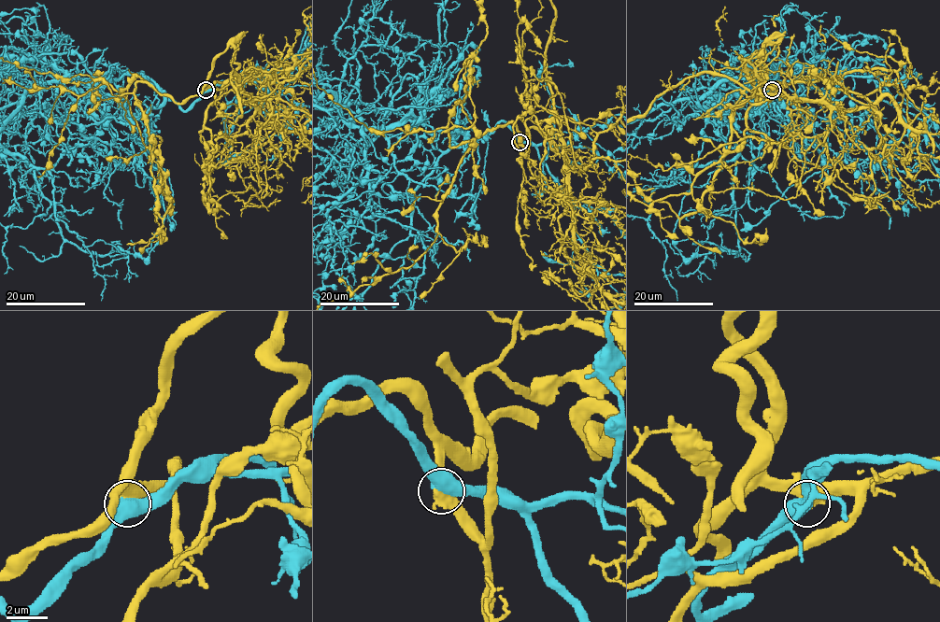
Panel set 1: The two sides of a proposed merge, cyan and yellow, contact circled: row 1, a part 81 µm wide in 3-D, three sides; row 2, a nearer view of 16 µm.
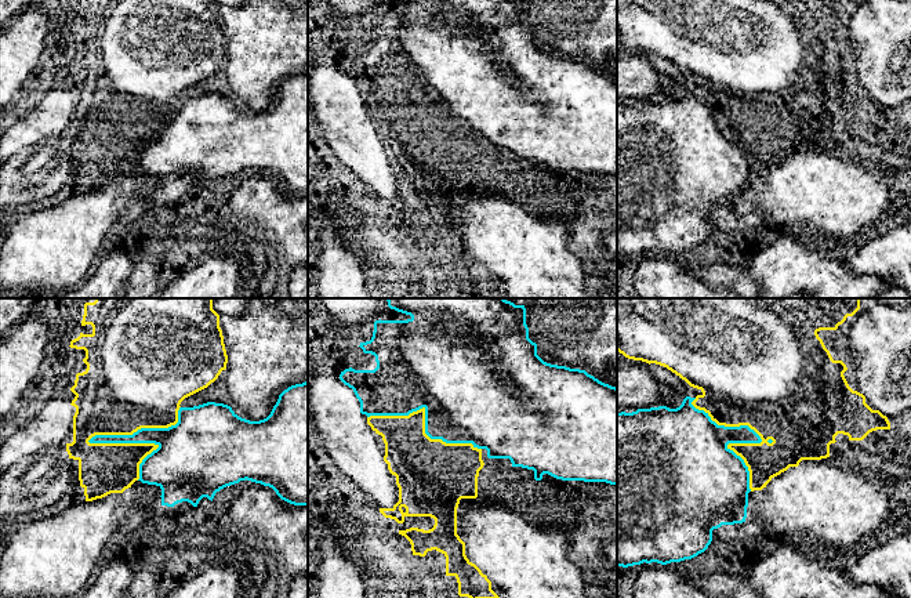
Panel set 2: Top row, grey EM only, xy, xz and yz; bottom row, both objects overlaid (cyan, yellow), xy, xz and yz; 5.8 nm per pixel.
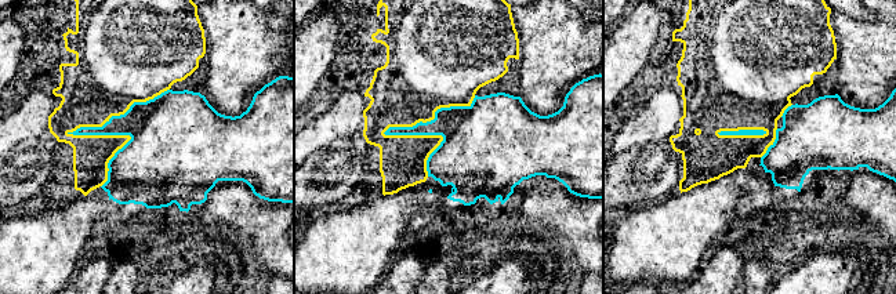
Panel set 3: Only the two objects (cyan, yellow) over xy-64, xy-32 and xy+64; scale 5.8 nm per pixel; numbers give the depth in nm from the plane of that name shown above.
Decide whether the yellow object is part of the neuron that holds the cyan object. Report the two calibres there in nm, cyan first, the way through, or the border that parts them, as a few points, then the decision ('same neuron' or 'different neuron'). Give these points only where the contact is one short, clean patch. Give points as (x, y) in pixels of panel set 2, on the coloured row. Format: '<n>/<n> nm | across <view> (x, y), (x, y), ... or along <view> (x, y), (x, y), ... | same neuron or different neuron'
260/500 nm | different neuron

